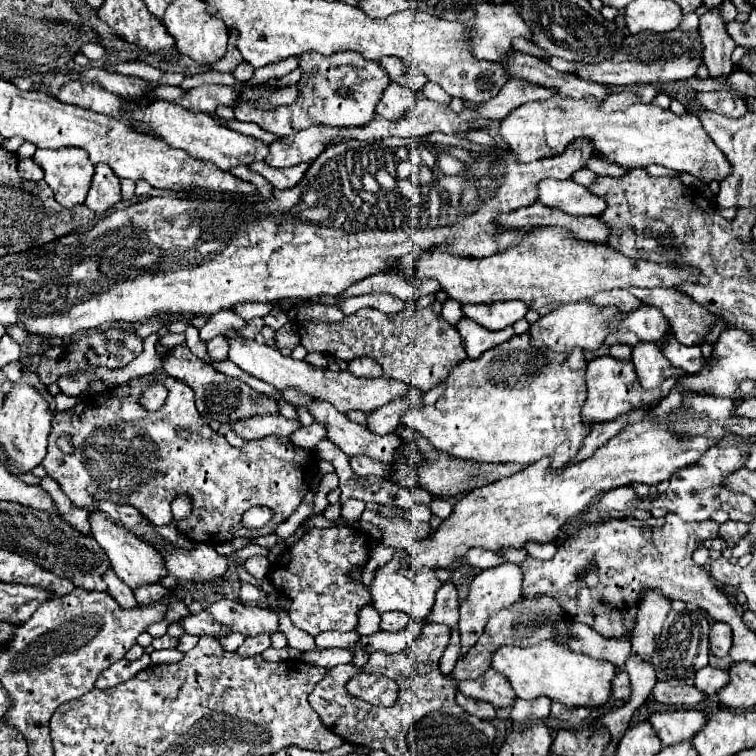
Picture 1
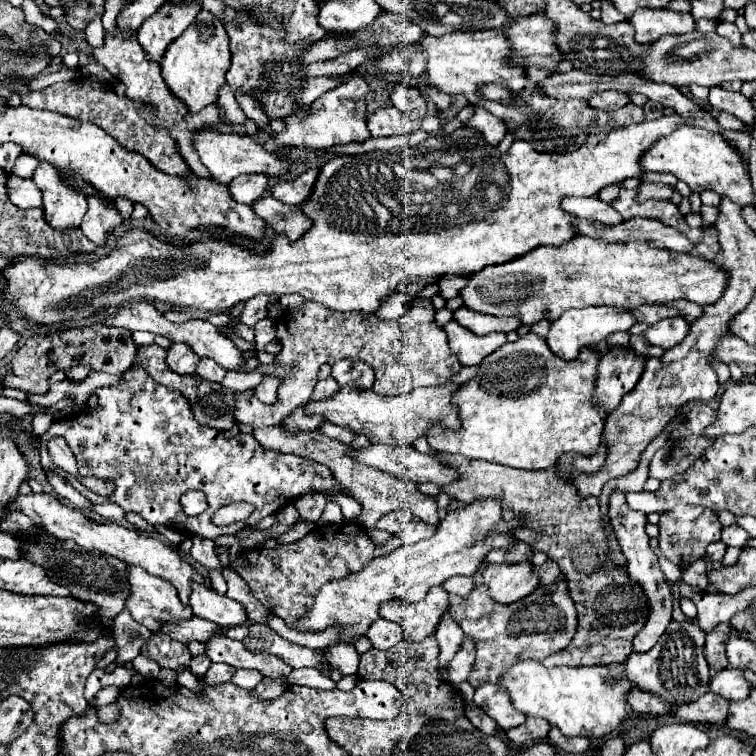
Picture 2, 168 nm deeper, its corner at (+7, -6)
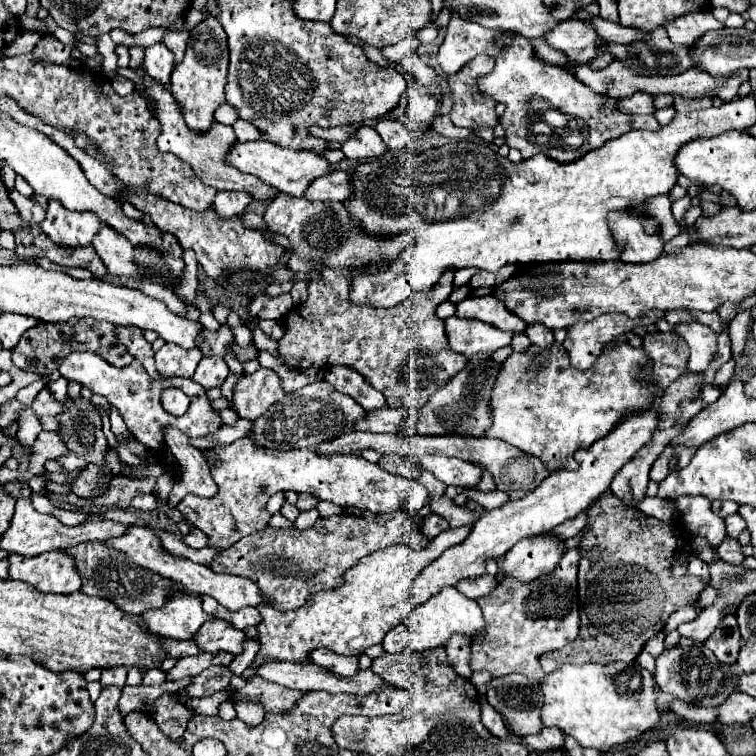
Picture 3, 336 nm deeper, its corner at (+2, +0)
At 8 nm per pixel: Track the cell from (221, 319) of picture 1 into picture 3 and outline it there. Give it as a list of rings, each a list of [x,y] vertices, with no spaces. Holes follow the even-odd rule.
[[[164,344],[156,352],[156,368],[160,368],[160,374],[164,376],[184,376],[192,378],[198,362],[202,360],[202,352],[196,350],[184,350],[176,344]]]

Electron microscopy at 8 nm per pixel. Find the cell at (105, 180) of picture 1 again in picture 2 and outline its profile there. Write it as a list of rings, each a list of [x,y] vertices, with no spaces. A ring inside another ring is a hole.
[[[91,196],[89,198],[89,210],[87,210],[83,224],[81,224],[81,232],[89,240],[93,240],[97,246],[105,246],[107,236],[117,226],[121,226],[121,222],[123,222],[123,218],[115,208],[109,208],[105,202]]]

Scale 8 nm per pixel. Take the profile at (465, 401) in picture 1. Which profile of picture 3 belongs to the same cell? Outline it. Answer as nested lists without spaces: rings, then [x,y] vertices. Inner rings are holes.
[[[556,342],[550,348],[532,344],[526,352],[512,352],[504,366],[500,366],[492,388],[492,426],[484,436],[500,438],[522,452],[540,458],[550,472],[560,468],[576,470],[578,464],[572,458],[576,450],[592,446],[628,412],[652,406],[658,390],[640,382],[648,378],[650,366],[644,352],[626,342],[606,346],[596,364],[588,370],[574,368],[564,346]]]

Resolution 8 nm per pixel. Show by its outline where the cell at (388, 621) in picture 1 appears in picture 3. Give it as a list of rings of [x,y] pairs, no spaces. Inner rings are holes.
[[[398,622],[382,640],[382,646],[386,652],[396,654],[400,650],[404,650],[408,646],[408,628],[404,626],[404,622]]]

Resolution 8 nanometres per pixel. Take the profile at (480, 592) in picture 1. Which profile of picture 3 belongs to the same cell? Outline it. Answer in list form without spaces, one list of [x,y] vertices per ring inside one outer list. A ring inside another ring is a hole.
[[[540,534],[526,540],[520,540],[502,556],[502,570],[522,582],[528,584],[540,576],[550,574],[556,568],[556,562],[562,558],[562,542]]]

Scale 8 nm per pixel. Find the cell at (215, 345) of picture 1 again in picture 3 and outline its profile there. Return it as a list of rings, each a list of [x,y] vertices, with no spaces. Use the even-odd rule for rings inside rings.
[[[204,356],[194,372],[194,382],[198,382],[200,386],[204,386],[206,390],[208,388],[214,388],[214,386],[220,386],[226,376],[228,376],[228,366],[222,358],[210,358],[210,356]]]

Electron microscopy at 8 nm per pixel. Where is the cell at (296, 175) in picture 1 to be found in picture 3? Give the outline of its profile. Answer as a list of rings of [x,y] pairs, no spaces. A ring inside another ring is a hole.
[[[332,172],[332,174],[324,174],[320,178],[316,178],[312,182],[312,186],[308,186],[308,190],[304,192],[304,198],[316,202],[344,202],[350,196],[350,176],[348,172]]]

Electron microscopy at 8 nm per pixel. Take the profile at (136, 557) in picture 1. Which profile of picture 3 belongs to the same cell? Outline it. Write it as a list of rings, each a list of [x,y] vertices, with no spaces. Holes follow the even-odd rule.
[[[184,592],[168,596],[162,608],[142,612],[142,618],[148,624],[150,634],[170,636],[176,640],[192,638],[206,620],[212,620],[212,616],[204,614],[200,598]]]

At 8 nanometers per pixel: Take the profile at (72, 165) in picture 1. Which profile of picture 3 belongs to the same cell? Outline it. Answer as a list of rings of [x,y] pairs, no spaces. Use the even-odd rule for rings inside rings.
[[[48,200],[46,218],[40,226],[52,238],[52,242],[56,242],[60,246],[86,246],[92,242],[96,230],[100,228],[100,220],[92,212],[72,212],[66,206],[62,206],[58,200]]]

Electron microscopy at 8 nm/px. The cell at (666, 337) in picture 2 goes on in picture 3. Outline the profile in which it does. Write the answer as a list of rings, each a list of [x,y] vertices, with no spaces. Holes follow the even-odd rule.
[[[682,322],[674,326],[672,332],[688,346],[688,370],[704,370],[704,366],[708,366],[708,358],[712,358],[712,350],[716,348],[716,332],[700,322]]]

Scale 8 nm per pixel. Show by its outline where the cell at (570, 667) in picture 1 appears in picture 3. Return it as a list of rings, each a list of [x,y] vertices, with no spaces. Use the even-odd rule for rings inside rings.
[[[636,662],[610,664],[560,664],[540,682],[544,704],[540,718],[544,726],[556,726],[576,738],[580,746],[606,752],[658,724],[654,678]]]

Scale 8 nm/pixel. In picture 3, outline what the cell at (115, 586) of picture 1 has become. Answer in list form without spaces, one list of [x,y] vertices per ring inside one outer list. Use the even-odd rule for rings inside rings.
[[[112,666],[112,668],[104,668],[102,672],[102,686],[124,686],[126,684],[126,666]]]

